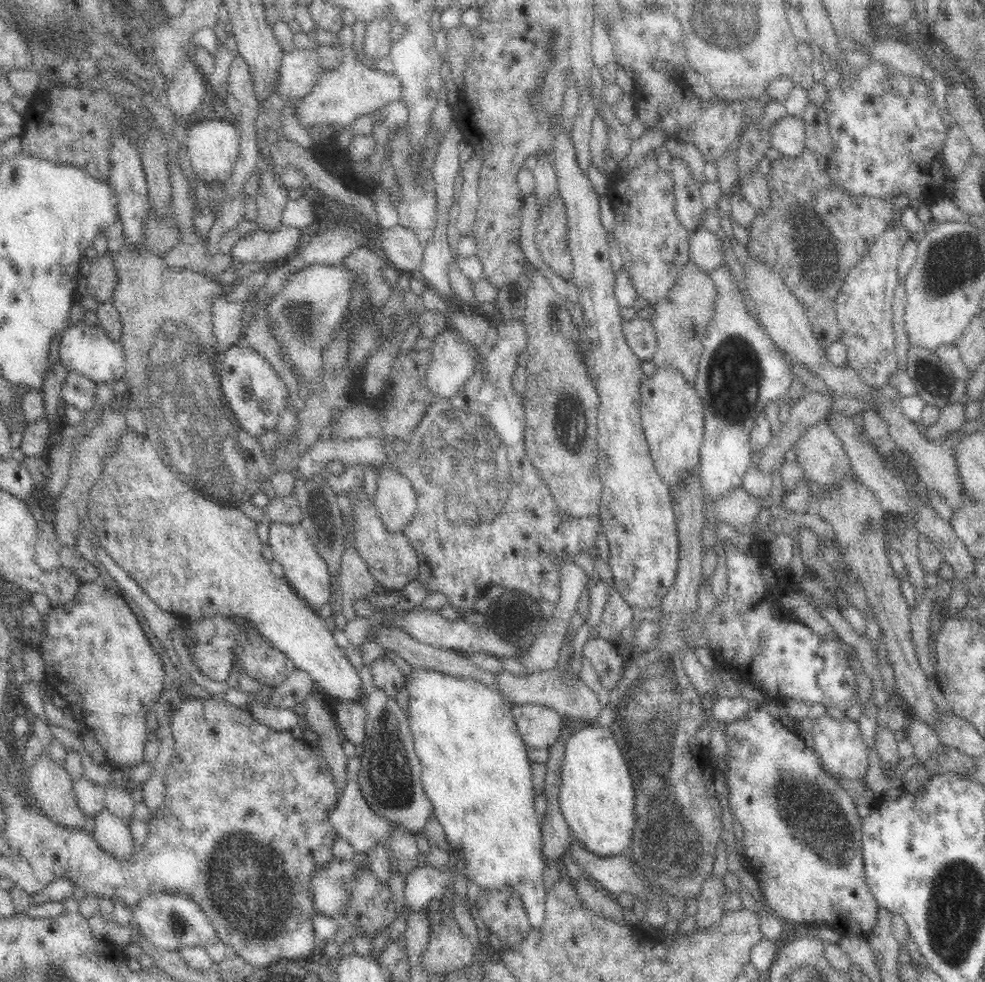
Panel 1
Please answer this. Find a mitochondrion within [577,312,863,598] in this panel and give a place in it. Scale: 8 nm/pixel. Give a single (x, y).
(730, 379)

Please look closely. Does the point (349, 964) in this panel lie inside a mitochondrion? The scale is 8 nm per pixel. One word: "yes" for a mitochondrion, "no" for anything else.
no

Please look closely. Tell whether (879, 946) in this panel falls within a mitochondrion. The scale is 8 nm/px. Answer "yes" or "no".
no

